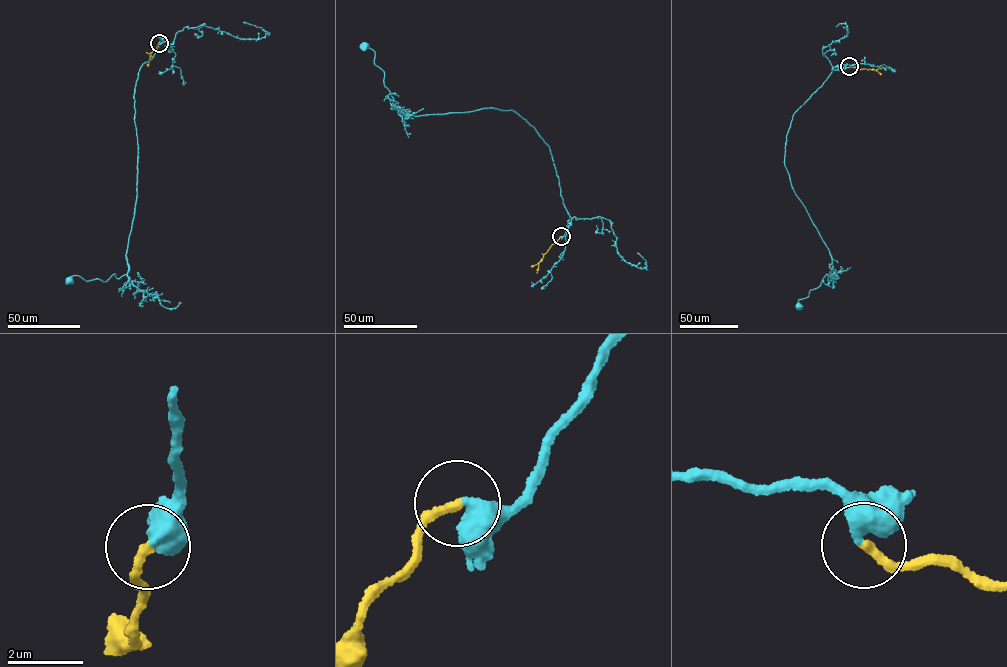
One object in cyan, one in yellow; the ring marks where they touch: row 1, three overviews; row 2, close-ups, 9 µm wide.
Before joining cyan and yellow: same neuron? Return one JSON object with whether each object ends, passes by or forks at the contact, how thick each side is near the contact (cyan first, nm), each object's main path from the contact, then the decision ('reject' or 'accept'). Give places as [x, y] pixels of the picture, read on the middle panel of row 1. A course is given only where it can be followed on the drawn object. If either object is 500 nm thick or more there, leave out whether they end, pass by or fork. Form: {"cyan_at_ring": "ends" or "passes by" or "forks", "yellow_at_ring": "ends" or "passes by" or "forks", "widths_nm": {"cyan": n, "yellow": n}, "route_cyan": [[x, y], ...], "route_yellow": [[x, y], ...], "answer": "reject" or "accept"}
{"widths_nm": {"cyan": 550, "yellow": 260}, "route_cyan": [[561, 236], [570, 216], [550, 149], [533, 127], [512, 109], [417, 116], [392, 109], [384, 71], [365, 46]], "route_yellow": [[561, 236], [539, 262], [537, 273]], "answer": "accept"}

